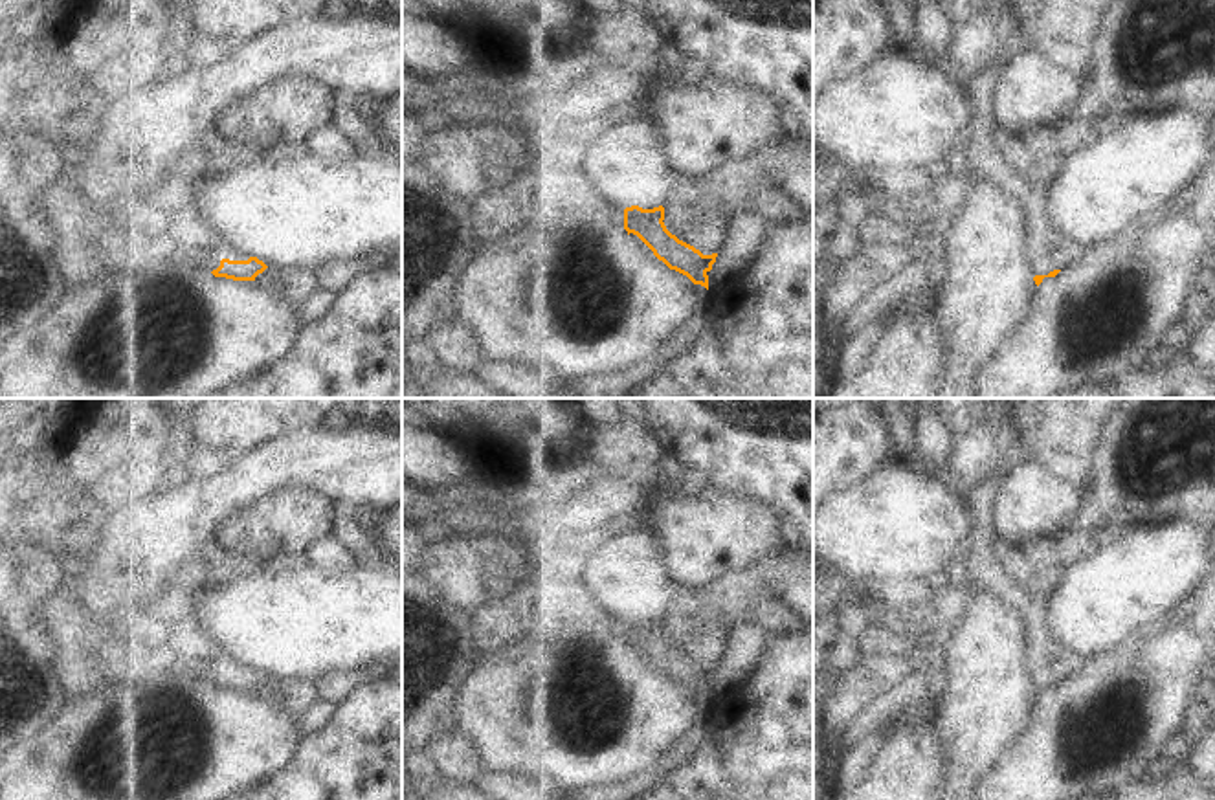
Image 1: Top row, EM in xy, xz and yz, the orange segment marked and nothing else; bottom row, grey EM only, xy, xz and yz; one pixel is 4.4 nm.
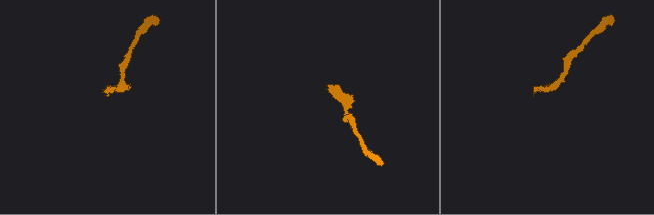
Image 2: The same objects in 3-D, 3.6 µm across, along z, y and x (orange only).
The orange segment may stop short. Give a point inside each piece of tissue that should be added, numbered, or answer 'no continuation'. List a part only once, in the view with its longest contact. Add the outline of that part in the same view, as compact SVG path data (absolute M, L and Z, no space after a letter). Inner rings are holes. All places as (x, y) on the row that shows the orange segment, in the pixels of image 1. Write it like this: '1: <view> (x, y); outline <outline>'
no continuation

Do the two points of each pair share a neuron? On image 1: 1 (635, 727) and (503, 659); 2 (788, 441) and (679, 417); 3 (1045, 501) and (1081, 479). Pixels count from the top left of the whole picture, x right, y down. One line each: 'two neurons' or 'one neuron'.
1: one neuron
2: one neuron
3: two neurons

